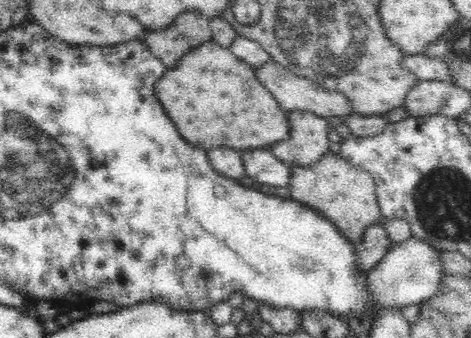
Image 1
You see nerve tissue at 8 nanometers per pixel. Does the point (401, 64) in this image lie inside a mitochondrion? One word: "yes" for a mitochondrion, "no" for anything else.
no

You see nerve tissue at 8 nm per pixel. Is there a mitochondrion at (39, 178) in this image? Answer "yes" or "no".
yes

